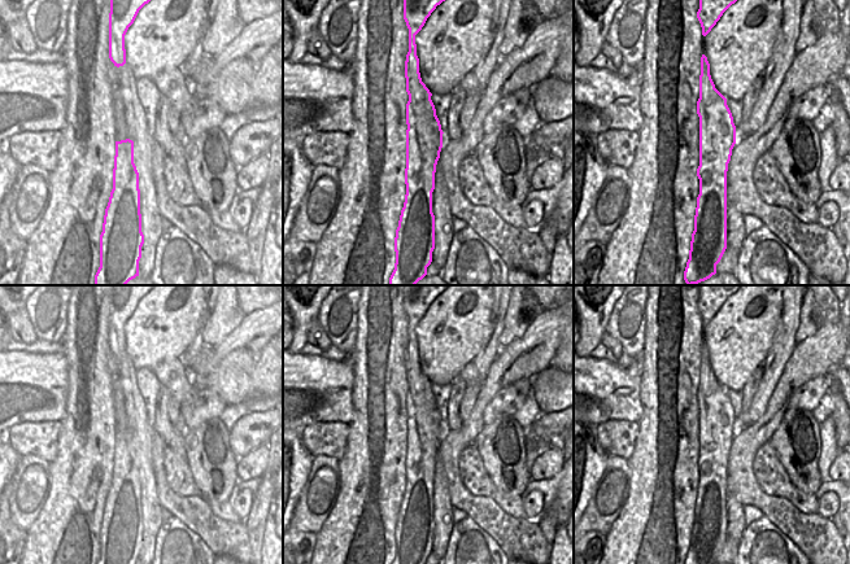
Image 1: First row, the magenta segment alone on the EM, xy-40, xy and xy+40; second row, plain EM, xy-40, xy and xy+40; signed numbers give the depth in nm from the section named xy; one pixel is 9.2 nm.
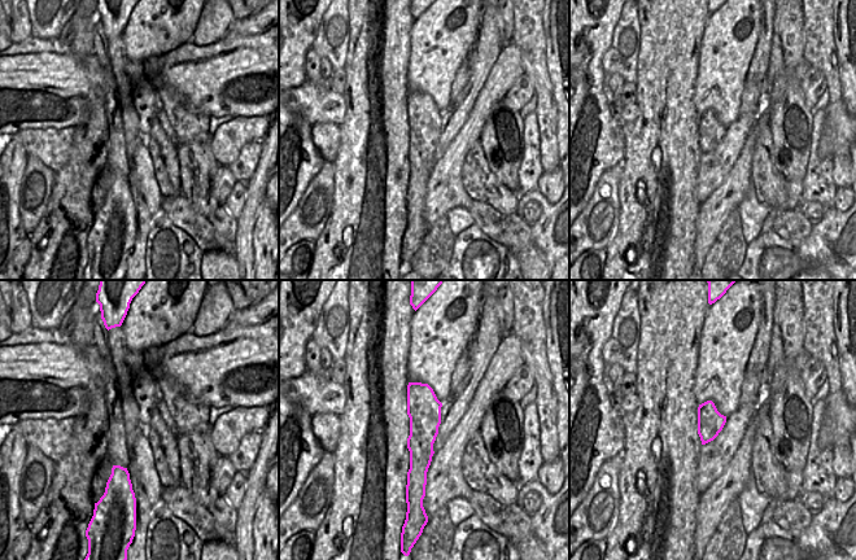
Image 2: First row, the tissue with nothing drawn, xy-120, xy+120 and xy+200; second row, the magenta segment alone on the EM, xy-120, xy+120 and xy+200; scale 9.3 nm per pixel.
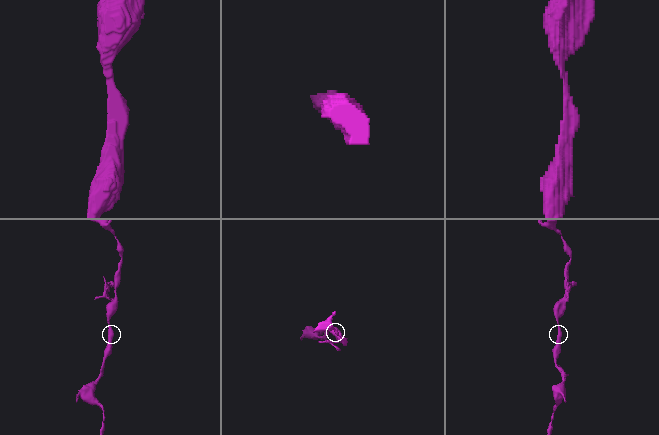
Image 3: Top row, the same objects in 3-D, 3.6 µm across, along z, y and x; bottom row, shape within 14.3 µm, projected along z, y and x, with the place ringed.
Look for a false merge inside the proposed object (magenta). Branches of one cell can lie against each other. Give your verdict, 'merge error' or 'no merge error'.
no merge error

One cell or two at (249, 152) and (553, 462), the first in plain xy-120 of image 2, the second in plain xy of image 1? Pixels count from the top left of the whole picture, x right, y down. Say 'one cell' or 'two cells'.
one cell

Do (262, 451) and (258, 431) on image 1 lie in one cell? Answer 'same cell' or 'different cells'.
different cells

